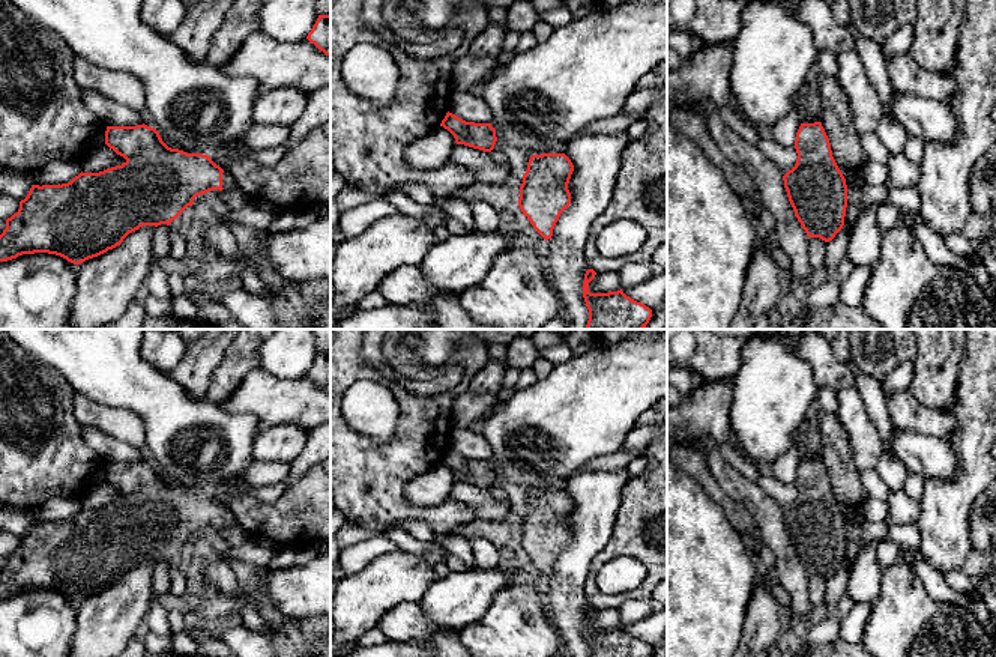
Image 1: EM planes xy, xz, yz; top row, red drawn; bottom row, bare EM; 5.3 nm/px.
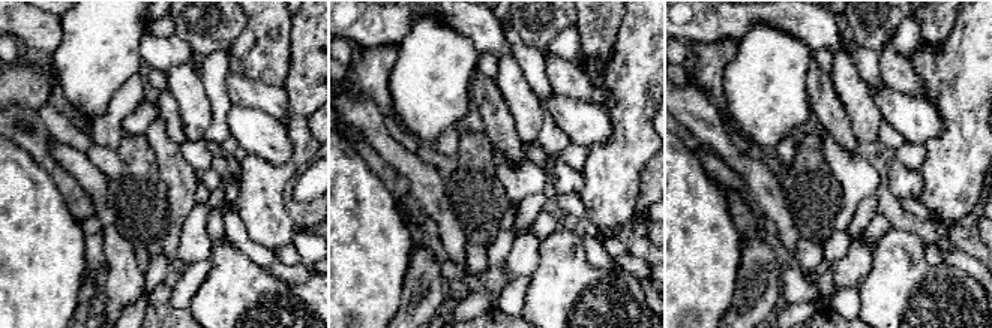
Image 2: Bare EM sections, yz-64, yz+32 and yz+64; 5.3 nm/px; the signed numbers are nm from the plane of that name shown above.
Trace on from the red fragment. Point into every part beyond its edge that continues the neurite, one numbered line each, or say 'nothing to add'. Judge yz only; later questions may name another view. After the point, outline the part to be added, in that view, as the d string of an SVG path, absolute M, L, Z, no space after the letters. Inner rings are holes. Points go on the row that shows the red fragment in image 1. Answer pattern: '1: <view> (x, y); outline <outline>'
nothing to add

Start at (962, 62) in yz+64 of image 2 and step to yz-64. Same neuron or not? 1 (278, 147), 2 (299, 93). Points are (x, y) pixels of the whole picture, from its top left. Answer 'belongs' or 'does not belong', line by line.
1: does not belong
2: belongs

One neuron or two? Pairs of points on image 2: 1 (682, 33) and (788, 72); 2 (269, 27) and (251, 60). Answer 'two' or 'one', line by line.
1: two
2: one

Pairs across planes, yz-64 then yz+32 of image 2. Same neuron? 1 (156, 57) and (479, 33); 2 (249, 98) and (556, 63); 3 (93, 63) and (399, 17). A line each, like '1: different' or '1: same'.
1: same
2: same
3: different

